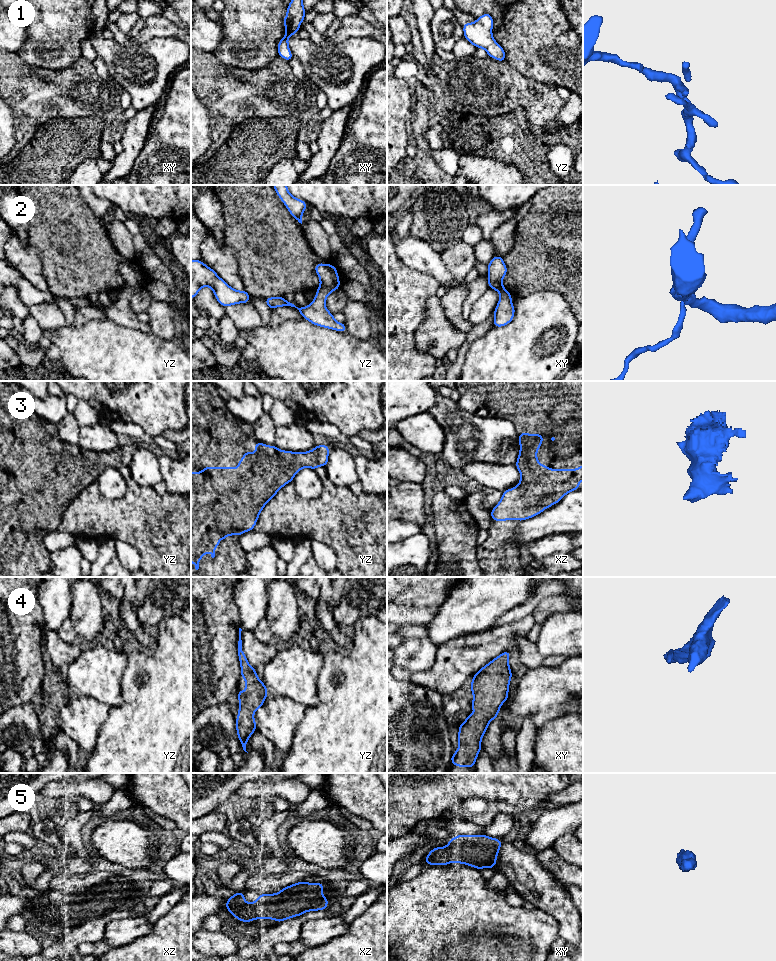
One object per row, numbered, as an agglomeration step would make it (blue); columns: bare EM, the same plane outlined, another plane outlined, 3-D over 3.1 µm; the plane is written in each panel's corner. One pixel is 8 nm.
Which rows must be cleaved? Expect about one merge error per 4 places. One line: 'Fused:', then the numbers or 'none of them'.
Fused: none of them

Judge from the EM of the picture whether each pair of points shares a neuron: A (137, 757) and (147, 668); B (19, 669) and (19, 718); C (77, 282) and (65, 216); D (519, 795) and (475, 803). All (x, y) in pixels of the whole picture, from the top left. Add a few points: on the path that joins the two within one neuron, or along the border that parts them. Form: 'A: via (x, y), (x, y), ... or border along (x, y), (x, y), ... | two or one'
A: via (145, 735), (150, 729), (150, 690) | one
B: border along (29, 702), (10, 708) | two
C: via (77, 266), (77, 252), (66, 232) | one
D: via (508, 795), (496, 795), (486, 803) | one

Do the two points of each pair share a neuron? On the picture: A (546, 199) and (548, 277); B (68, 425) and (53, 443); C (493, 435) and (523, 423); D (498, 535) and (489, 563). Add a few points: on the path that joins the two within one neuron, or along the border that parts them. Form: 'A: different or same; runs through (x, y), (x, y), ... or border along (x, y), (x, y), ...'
A: same; runs through (546, 218), (546, 258)
B: different; border along (54, 424), (57, 435), (62, 441), (78, 445)
C: different; border along (493, 417), (508, 419), (518, 433)
D: same; runs through (498, 542), (498, 554), (496, 556)

